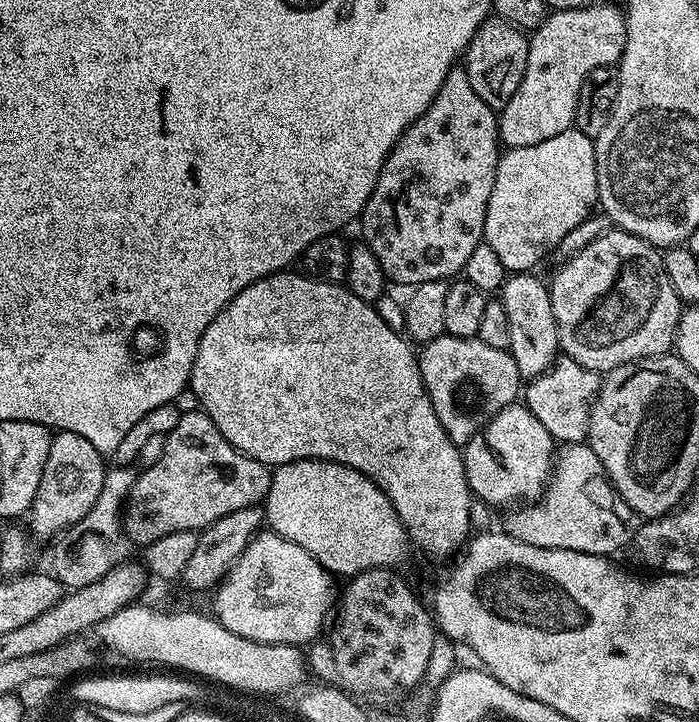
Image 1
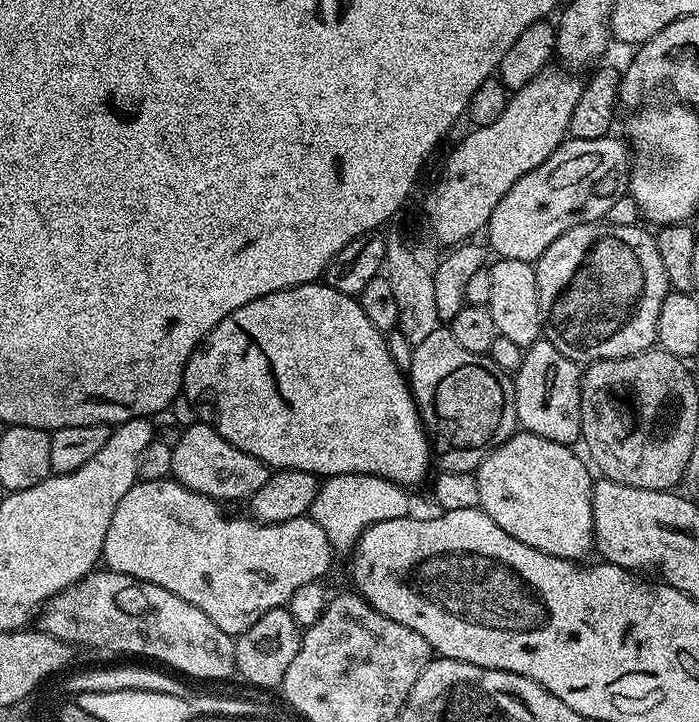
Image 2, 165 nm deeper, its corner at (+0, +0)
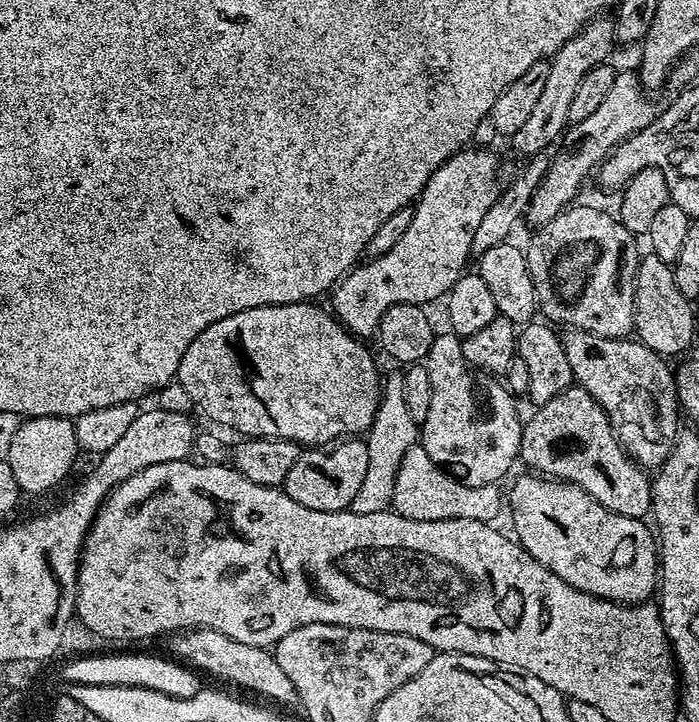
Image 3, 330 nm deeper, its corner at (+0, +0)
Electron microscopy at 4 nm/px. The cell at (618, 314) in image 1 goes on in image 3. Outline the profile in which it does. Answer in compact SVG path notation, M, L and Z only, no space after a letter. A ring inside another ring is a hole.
M579 204L565 208L558 218L535 229L531 233L532 241L526 244L528 269L534 282L539 315L556 326L564 324L599 336L627 337L636 323L636 271L642 259L642 251L636 245L637 237L626 230L613 213L611 216L608 212Z

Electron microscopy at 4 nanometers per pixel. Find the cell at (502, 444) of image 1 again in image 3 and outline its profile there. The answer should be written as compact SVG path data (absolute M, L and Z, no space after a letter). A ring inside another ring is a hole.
M524 474L528 476L520 476L512 484L512 489L507 489L506 504L512 508L512 524L516 527L514 531L515 539L520 545L527 550L538 562L542 562L542 566L546 566L546 570L550 570L554 574L558 574L558 578L562 578L562 582L566 582L570 586L574 586L578 590L582 590L591 596L597 596L603 600L613 600L615 604L639 604L647 601L648 596L657 591L658 588L658 541L654 535L653 529L644 525L643 519L634 516L620 516L617 512L606 510L606 506L602 506L594 498L590 498L590 494L586 494L586 490L582 490L578 486L568 484L564 480L554 480L545 478L539 474Z

